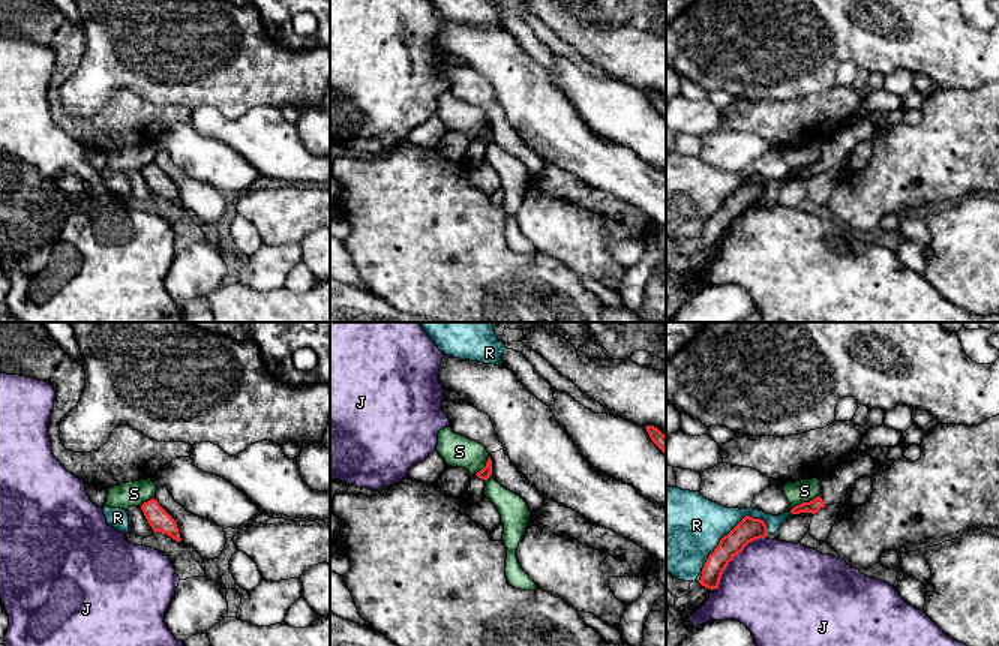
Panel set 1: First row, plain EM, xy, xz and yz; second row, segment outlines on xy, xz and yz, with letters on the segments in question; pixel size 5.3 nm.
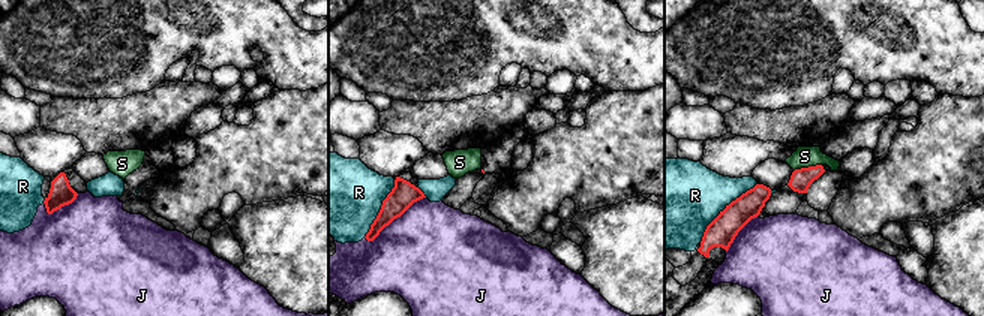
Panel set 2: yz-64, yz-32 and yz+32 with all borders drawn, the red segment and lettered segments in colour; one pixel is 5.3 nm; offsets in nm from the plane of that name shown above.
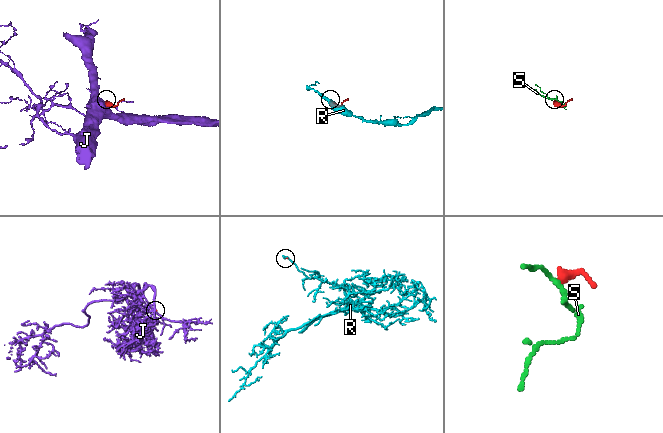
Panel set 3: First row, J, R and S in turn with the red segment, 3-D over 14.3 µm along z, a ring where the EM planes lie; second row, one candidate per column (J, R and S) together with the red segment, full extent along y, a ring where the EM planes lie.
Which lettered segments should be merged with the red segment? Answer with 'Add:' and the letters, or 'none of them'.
Add: none of them

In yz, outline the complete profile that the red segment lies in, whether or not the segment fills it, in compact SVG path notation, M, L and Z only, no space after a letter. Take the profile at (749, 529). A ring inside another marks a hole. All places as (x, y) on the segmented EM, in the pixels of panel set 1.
M746 516L728 535L724 535L702 568L699 583L708 589L717 589L729 562L744 547L759 538L765 538L768 528L764 520Z

